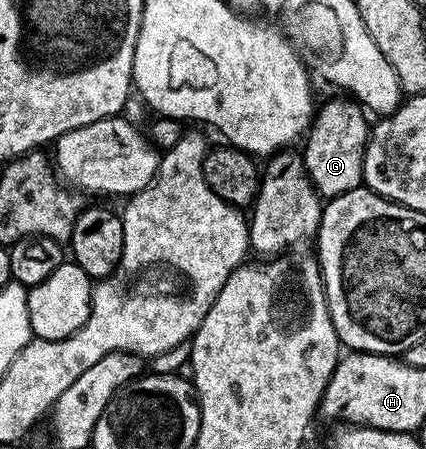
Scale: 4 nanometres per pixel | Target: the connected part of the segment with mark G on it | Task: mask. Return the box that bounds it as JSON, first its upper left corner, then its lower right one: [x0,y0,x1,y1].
[303,97,371,200]

